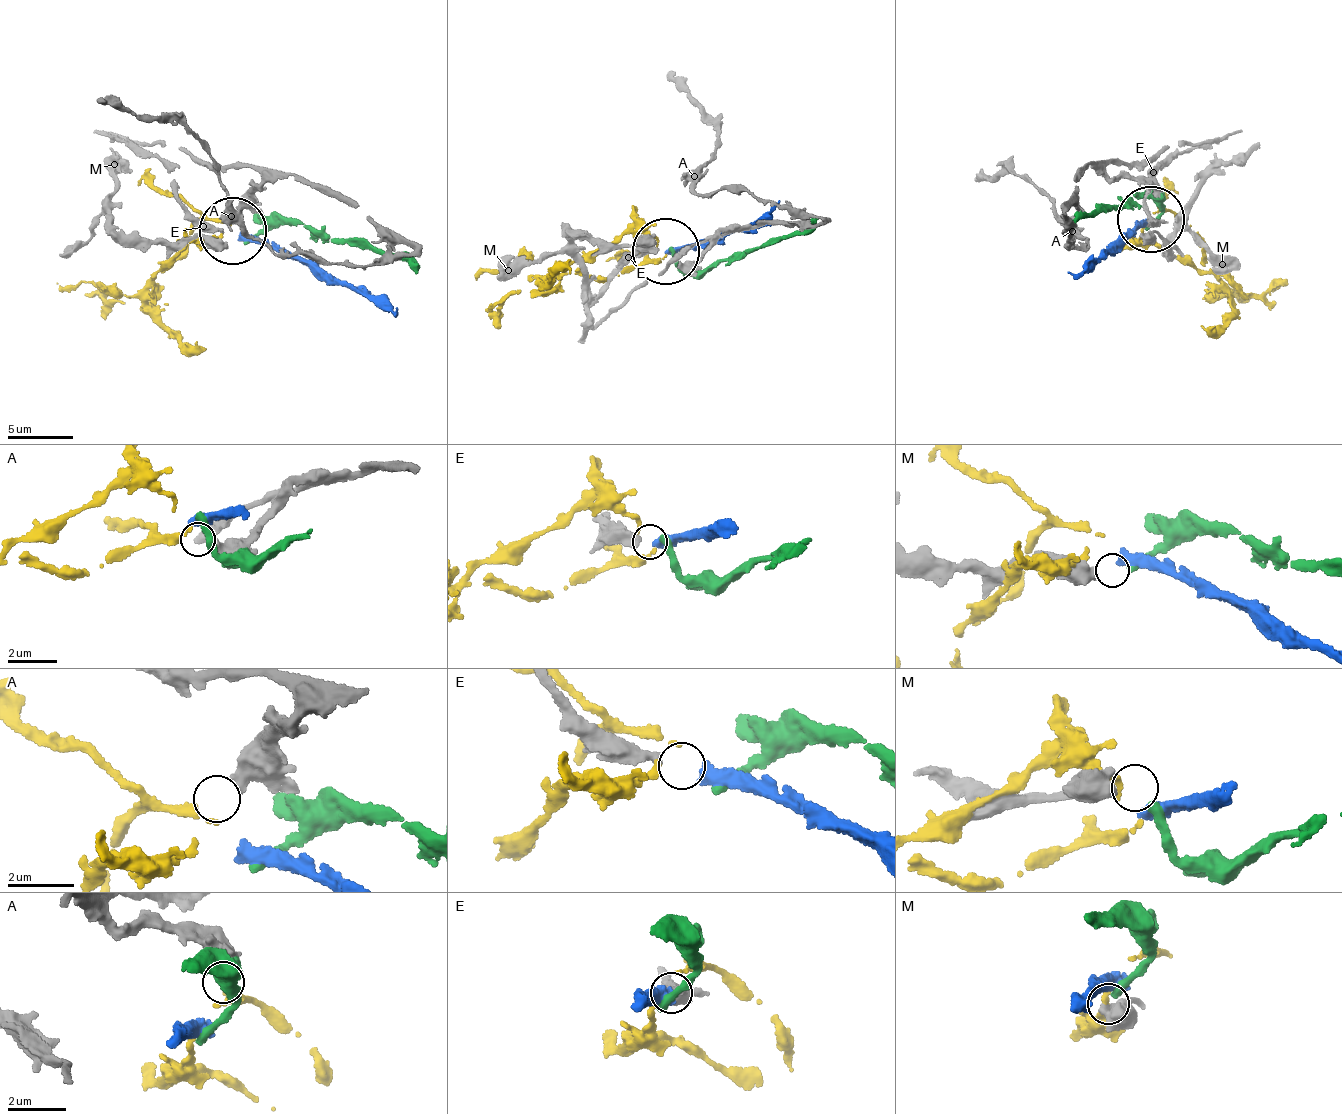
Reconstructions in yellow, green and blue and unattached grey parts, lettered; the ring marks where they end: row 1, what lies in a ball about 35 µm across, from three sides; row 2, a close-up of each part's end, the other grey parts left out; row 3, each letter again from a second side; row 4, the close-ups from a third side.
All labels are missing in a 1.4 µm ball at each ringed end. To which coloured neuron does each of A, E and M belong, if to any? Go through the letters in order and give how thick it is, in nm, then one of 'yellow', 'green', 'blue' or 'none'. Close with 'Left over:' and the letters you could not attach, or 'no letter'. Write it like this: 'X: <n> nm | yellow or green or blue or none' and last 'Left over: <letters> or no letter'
A: 550 nm | yellow
E: 320 nm | blue
M: 600 nm | green
Left over: no letter

